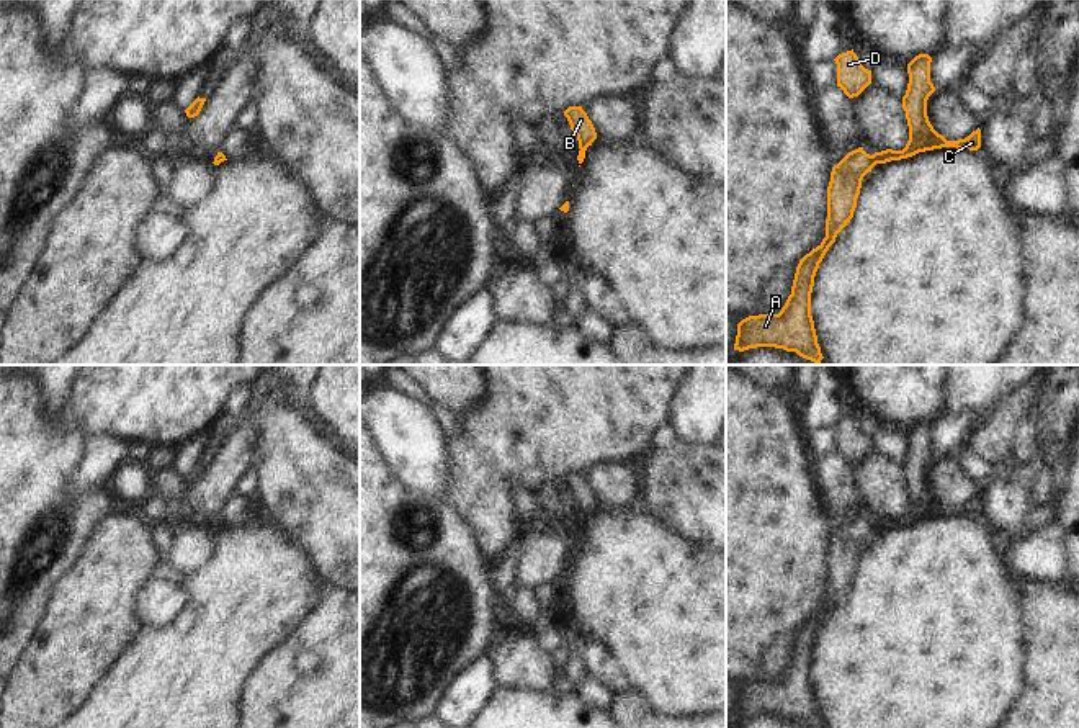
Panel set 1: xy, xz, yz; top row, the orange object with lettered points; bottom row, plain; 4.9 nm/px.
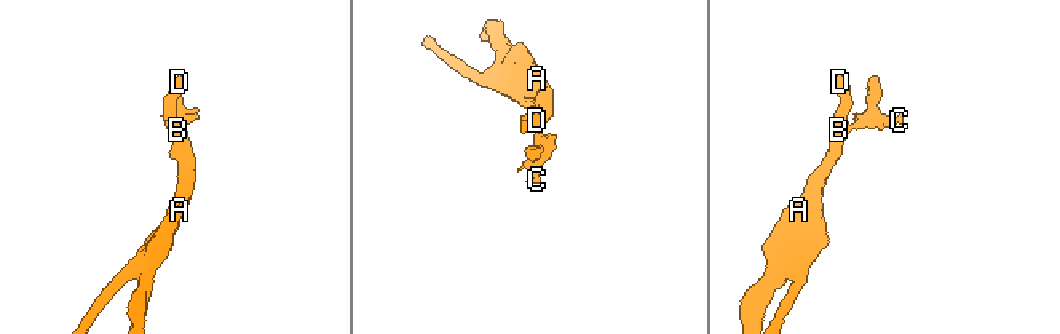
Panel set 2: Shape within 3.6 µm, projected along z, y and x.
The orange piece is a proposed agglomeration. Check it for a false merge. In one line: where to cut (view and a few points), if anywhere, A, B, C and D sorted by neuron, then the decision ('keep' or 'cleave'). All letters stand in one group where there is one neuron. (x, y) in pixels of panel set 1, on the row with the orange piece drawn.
cut in yz along (872, 156), (875, 164); A B D / C; cleave

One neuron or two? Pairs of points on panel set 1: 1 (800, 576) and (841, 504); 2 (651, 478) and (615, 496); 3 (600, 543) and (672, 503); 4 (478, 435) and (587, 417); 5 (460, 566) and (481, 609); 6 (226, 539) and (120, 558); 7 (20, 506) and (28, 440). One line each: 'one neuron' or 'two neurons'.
1: two neurons
2: two neurons
3: two neurons
4: one neuron
5: one neuron
6: two neurons
7: one neuron

